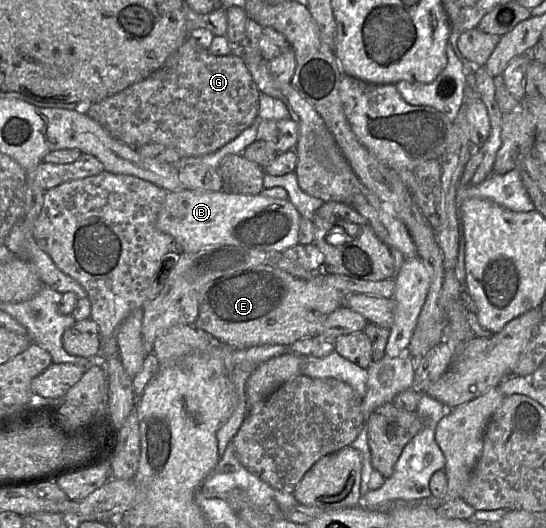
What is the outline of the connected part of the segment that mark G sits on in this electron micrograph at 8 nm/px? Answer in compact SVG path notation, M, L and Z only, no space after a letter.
M187 37L161 68L121 92L90 104L86 114L130 147L157 143L173 148L181 157L198 157L216 152L249 128L258 119L260 95L237 50L228 55L214 55L195 39Z

